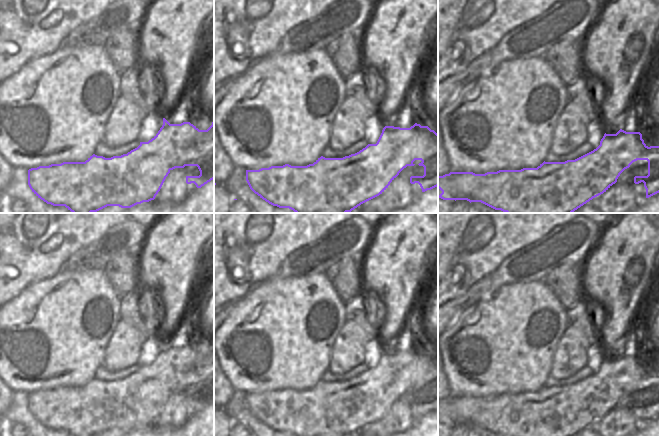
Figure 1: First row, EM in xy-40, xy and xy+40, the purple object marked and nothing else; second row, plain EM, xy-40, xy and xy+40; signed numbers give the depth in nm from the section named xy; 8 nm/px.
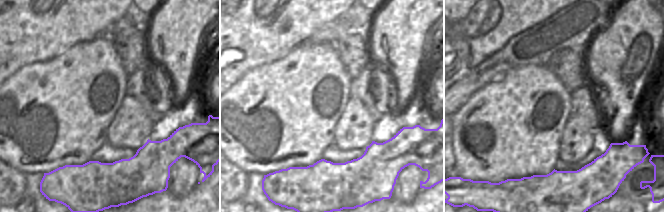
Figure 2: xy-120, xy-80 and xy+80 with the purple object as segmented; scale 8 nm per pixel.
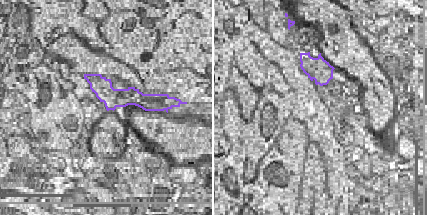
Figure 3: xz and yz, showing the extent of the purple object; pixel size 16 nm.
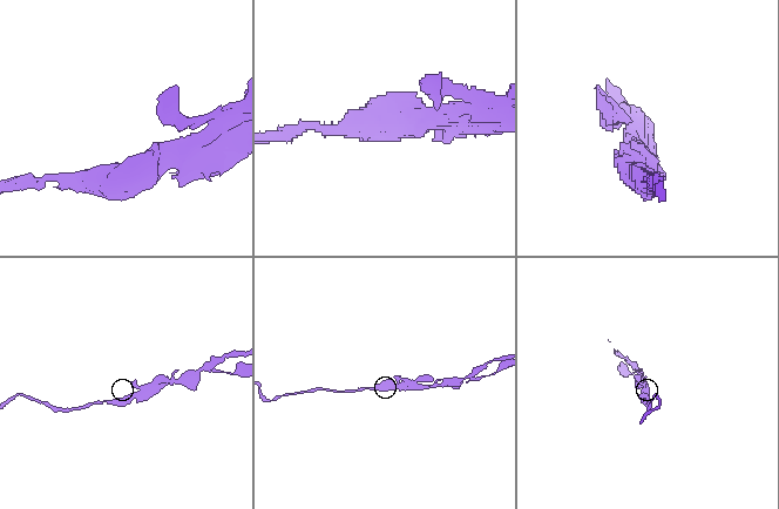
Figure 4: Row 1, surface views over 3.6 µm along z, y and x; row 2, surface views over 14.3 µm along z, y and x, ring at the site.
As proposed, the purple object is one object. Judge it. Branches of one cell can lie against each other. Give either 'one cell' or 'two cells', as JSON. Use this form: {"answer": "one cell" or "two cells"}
{"answer": "two cells"}

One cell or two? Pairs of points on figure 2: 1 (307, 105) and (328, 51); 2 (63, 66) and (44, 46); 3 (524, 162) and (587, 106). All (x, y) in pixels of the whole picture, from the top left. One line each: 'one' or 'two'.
1: one
2: two
3: two

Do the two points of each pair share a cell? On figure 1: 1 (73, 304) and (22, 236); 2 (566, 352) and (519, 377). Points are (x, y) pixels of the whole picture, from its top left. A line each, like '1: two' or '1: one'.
1: two
2: two

